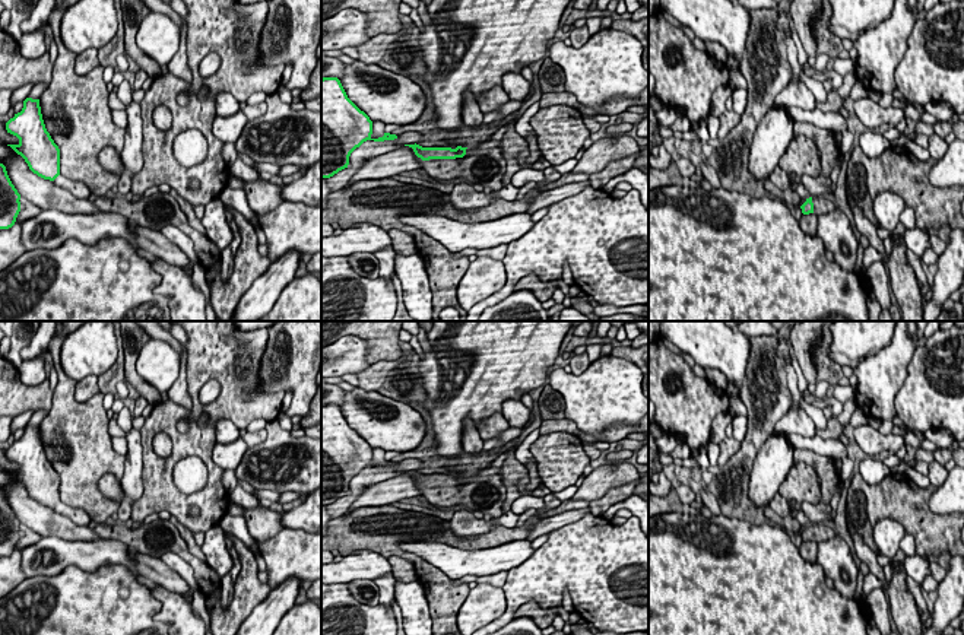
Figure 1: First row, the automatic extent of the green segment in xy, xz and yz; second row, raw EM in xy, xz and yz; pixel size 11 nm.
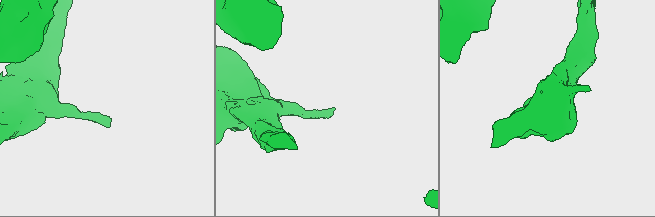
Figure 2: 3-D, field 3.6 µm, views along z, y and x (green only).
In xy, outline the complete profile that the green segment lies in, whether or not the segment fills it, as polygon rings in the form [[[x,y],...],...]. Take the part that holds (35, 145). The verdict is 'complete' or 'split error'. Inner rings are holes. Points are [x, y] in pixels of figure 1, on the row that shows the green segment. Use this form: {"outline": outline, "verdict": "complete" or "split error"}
{"outline": [[[26,98],[22,111],[6,123],[6,130],[19,139],[18,145],[7,146],[25,159],[34,174],[50,181],[60,175],[60,149],[45,128],[39,99]]], "verdict": "complete"}

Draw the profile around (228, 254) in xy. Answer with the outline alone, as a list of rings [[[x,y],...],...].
[[[225,209],[225,216],[226,220],[234,232],[234,239],[229,242],[229,245],[226,248],[222,250],[222,282],[228,282],[231,274],[232,274],[232,269],[234,269],[234,258],[237,254],[237,250],[241,244],[241,238],[238,235],[238,226],[235,223],[234,216]]]

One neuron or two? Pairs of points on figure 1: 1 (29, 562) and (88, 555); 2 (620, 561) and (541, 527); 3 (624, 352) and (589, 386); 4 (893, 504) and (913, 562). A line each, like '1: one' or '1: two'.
1: one
2: two
3: two
4: two

